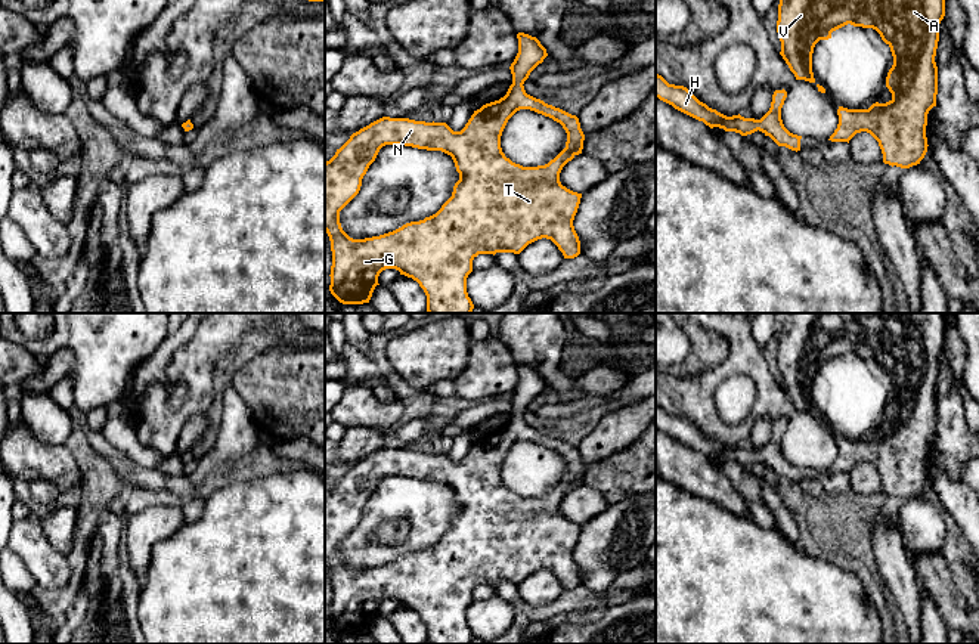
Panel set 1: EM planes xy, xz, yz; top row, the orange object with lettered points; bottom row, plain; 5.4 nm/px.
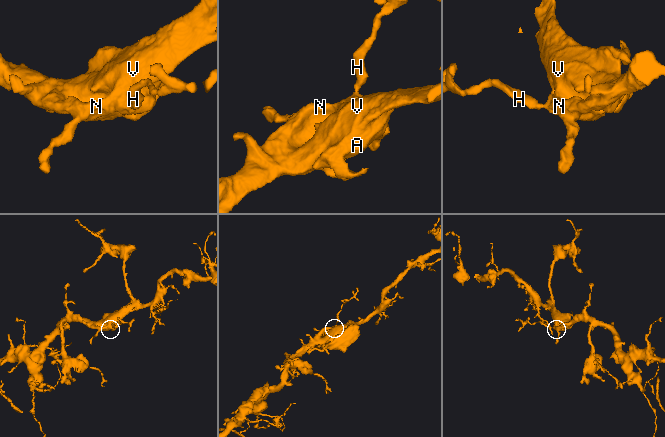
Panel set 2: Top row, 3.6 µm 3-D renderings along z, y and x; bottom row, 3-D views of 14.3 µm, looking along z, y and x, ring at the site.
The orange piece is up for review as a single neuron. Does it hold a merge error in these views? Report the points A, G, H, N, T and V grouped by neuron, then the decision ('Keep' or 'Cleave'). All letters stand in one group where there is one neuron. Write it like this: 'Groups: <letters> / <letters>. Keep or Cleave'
Groups: A G H N T V. Keep

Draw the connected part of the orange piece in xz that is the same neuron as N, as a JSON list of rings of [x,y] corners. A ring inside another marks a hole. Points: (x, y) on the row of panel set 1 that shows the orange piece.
[[[518,32],[517,38],[518,53],[509,66],[512,84],[506,95],[474,111],[461,131],[453,131],[446,123],[382,117],[353,133],[325,162],[325,232],[332,251],[329,291],[340,303],[369,303],[375,287],[379,285],[379,273],[396,269],[424,290],[428,313],[471,313],[474,304],[467,292],[467,278],[478,254],[520,254],[529,244],[542,238],[551,239],[564,258],[580,254],[580,241],[573,220],[582,193],[563,186],[560,173],[568,161],[582,154],[585,134],[576,115],[526,93],[524,81],[548,53],[536,37]],[[520,109],[549,117],[567,133],[566,148],[545,165],[523,167],[502,152],[502,131]],[[385,145],[442,151],[452,157],[459,180],[453,186],[452,196],[436,214],[379,236],[353,239],[341,227],[340,211],[359,193],[363,176]]]

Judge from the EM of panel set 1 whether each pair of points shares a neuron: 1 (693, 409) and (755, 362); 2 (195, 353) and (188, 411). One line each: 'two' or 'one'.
1: one
2: one

